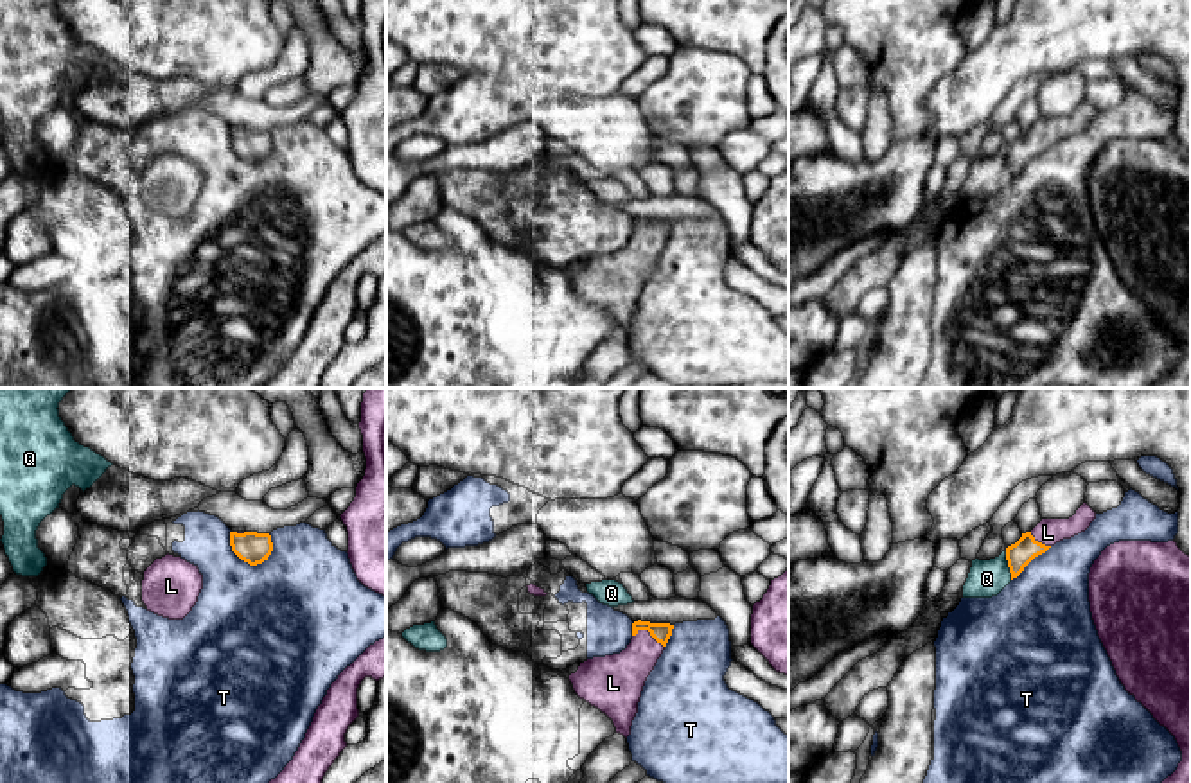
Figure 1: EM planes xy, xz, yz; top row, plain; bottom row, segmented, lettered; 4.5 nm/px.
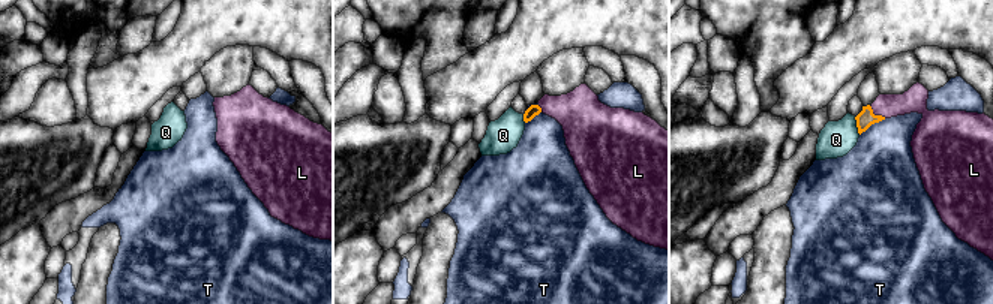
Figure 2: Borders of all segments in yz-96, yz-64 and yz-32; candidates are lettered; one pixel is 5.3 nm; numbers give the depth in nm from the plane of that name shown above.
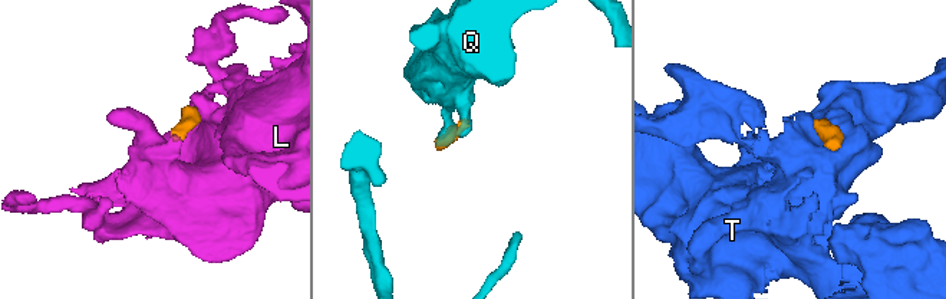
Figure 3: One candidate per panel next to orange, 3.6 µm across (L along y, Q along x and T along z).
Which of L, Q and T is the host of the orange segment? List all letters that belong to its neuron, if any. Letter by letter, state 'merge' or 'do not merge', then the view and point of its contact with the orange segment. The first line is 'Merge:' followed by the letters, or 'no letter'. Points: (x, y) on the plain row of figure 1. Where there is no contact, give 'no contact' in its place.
Merge: L
L: merge; meets orange in xz at (649, 228)
Q: do not merge; meets orange in yz at (1008, 164)
T: do not merge; meets orange in xy at (245, 158)

